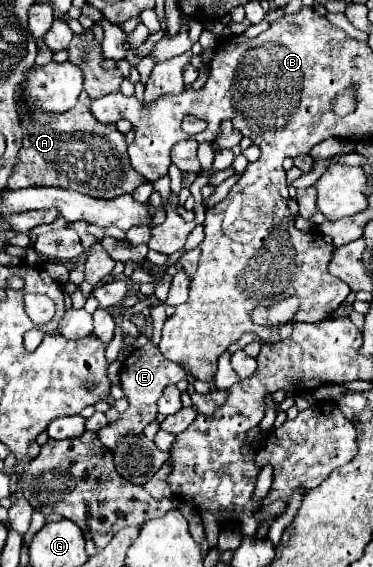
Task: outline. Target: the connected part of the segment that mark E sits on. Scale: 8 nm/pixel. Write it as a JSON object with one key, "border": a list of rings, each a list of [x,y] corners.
{"border":[[[148,340],[142,348],[136,348],[124,362],[124,368],[122,368],[122,374],[120,374],[120,380],[122,380],[122,390],[124,394],[128,396],[128,410],[120,416],[120,420],[116,422],[110,422],[106,428],[102,428],[98,432],[98,438],[100,442],[108,448],[108,450],[116,450],[116,446],[122,442],[124,436],[136,436],[136,434],[142,434],[144,428],[156,420],[158,416],[158,408],[156,408],[156,402],[162,394],[162,390],[170,384],[176,384],[180,380],[186,378],[186,370],[174,362],[170,362],[168,358],[164,358],[158,350],[158,346]]]}

